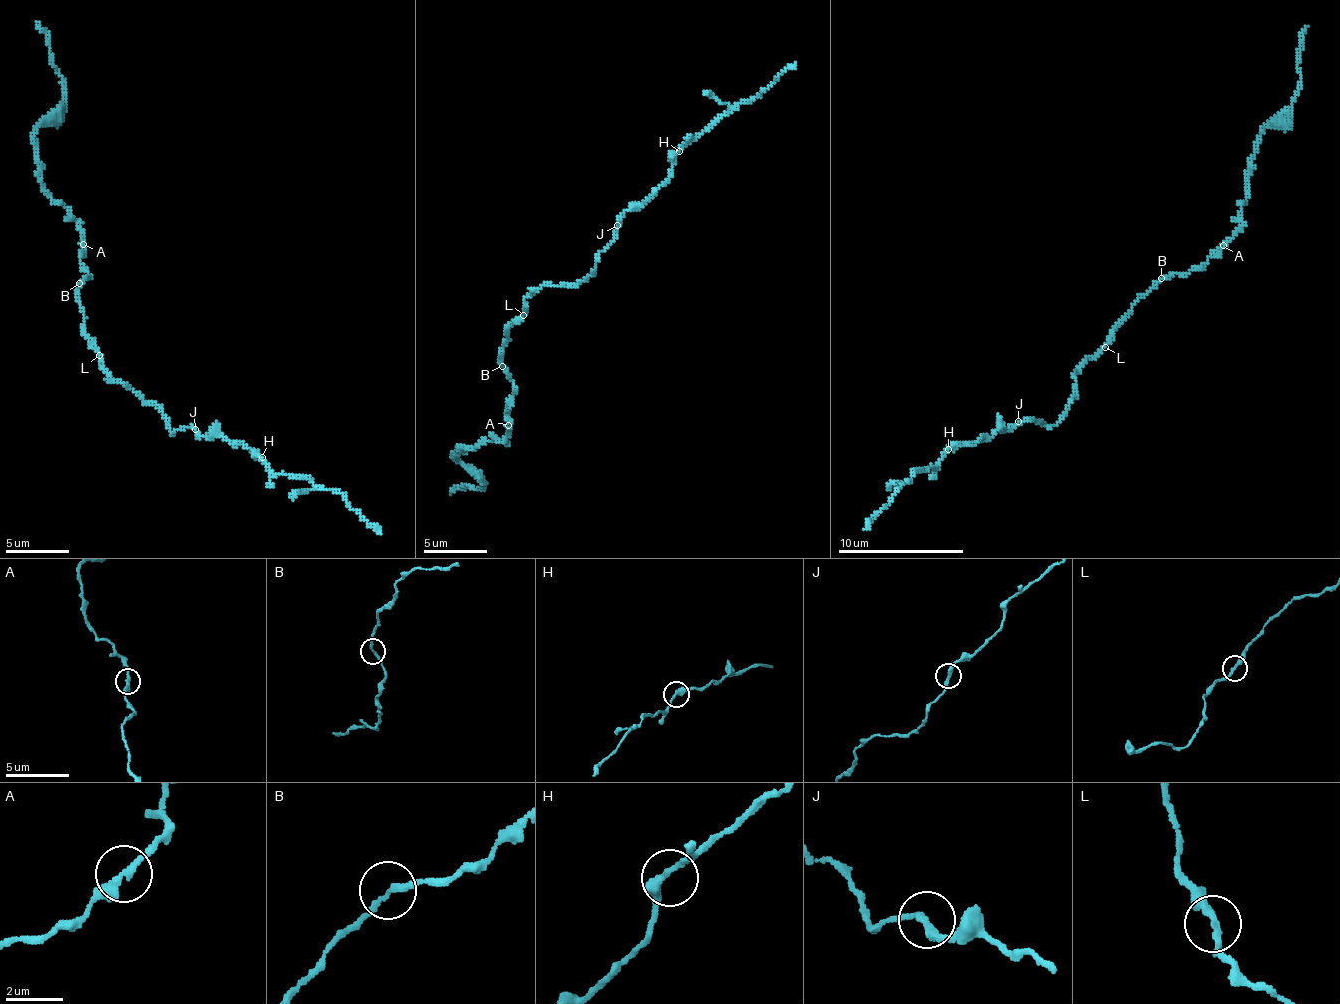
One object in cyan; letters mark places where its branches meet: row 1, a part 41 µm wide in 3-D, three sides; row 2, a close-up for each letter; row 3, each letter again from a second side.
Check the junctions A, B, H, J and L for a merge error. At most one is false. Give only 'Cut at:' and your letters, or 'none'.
Cut at: A

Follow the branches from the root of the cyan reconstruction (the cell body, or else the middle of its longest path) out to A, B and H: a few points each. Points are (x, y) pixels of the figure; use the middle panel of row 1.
A: (523, 314), (508, 325), (506, 345), (503, 348), (502, 363), (513, 381), (513, 405), (506, 411), (508, 425)
B: (523, 314), (508, 325), (501, 366)
H: (523, 314), (524, 300), (541, 285), (574, 287), (592, 273), (617, 219), (662, 185), (679, 151)

